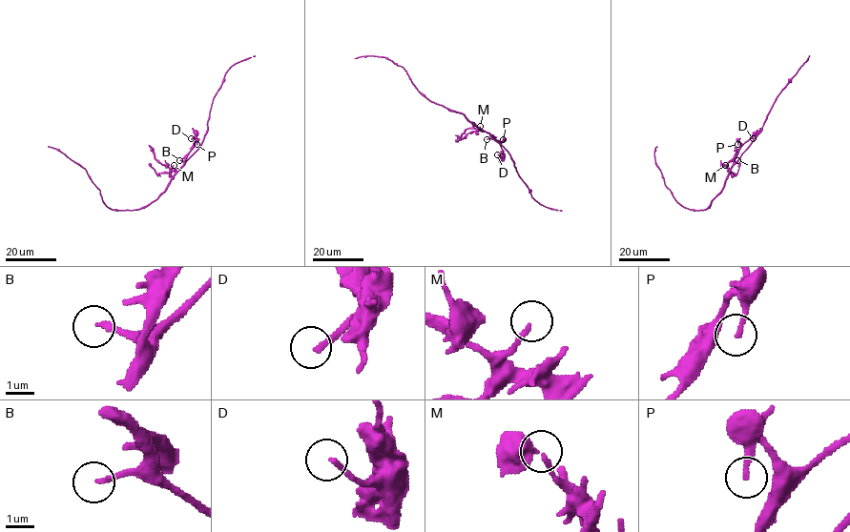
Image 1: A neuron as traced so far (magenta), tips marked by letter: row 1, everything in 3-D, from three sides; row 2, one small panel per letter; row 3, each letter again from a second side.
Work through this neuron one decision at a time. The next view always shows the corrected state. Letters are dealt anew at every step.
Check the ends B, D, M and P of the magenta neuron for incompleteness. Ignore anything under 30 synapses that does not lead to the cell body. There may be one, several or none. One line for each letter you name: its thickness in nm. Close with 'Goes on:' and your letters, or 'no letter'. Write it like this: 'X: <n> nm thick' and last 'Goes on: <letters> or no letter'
B: 170 nm thick
Goes on: B

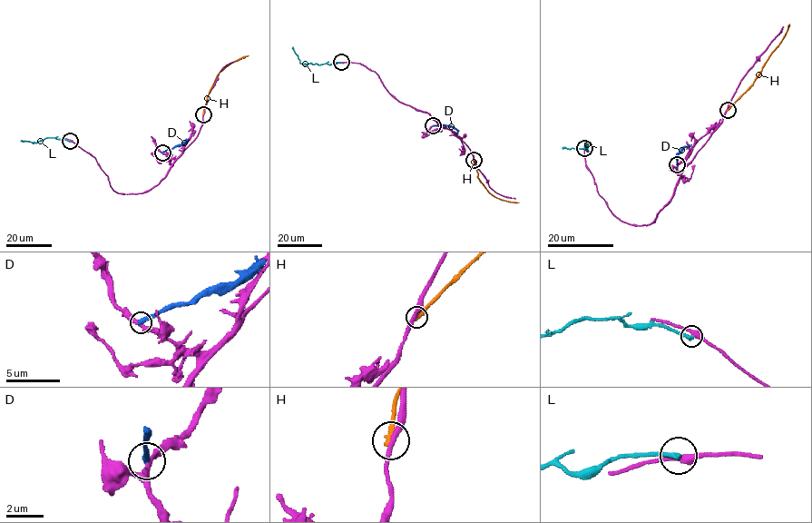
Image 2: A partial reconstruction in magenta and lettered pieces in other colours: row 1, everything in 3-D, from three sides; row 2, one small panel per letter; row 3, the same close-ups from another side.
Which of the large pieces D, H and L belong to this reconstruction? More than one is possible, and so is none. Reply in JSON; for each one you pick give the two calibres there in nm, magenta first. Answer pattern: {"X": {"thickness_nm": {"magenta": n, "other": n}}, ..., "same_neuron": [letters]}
{"same_neuron": []}

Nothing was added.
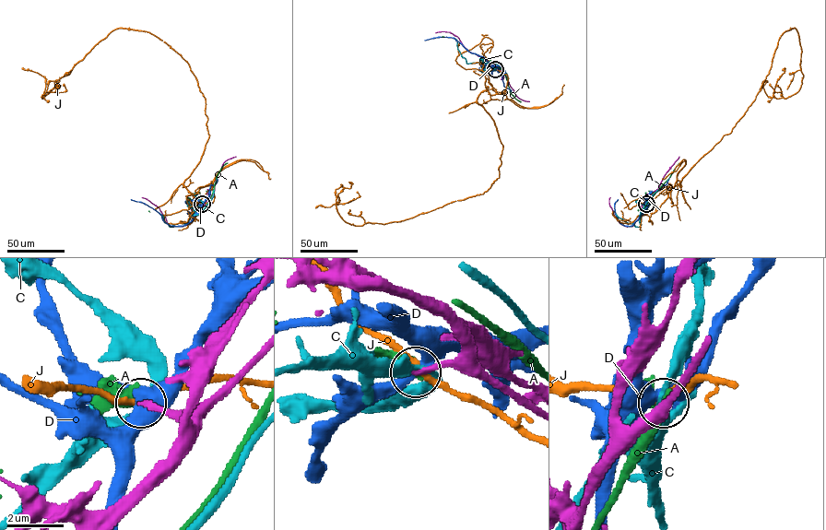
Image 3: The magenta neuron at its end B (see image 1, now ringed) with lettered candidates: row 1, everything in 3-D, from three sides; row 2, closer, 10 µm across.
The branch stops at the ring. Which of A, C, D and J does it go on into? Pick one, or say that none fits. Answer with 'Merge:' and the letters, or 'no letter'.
Merge: no letter

